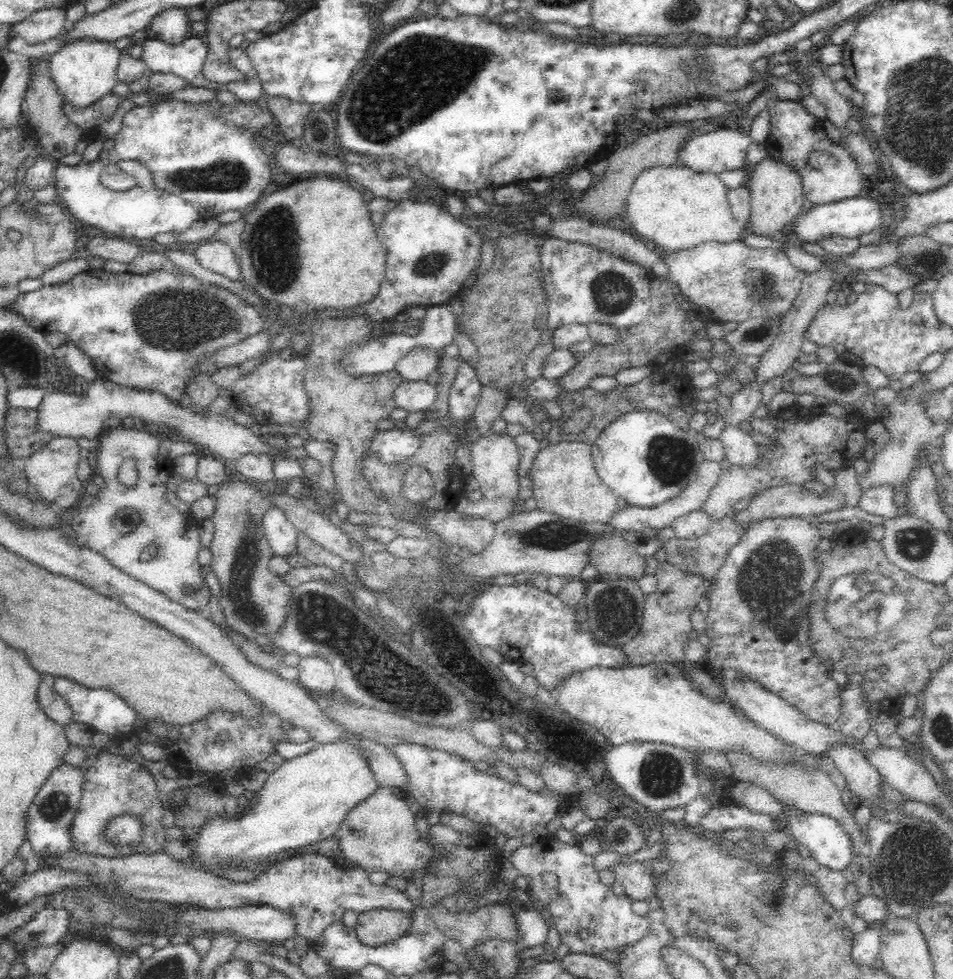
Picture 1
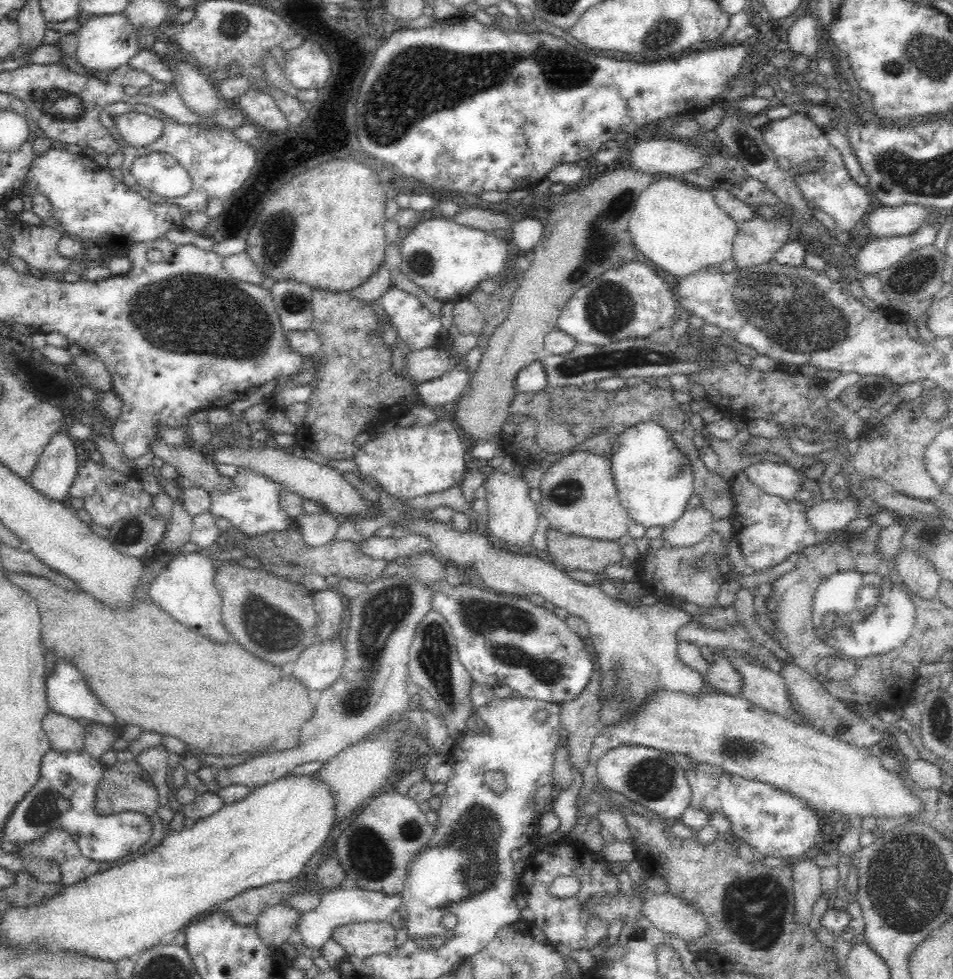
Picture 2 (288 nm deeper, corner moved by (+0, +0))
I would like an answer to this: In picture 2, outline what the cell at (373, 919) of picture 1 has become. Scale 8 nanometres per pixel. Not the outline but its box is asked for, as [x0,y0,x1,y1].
[330,922,396,960]

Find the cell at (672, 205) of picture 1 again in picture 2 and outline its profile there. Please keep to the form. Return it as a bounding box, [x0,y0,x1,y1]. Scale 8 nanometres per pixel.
[630,180,738,282]

